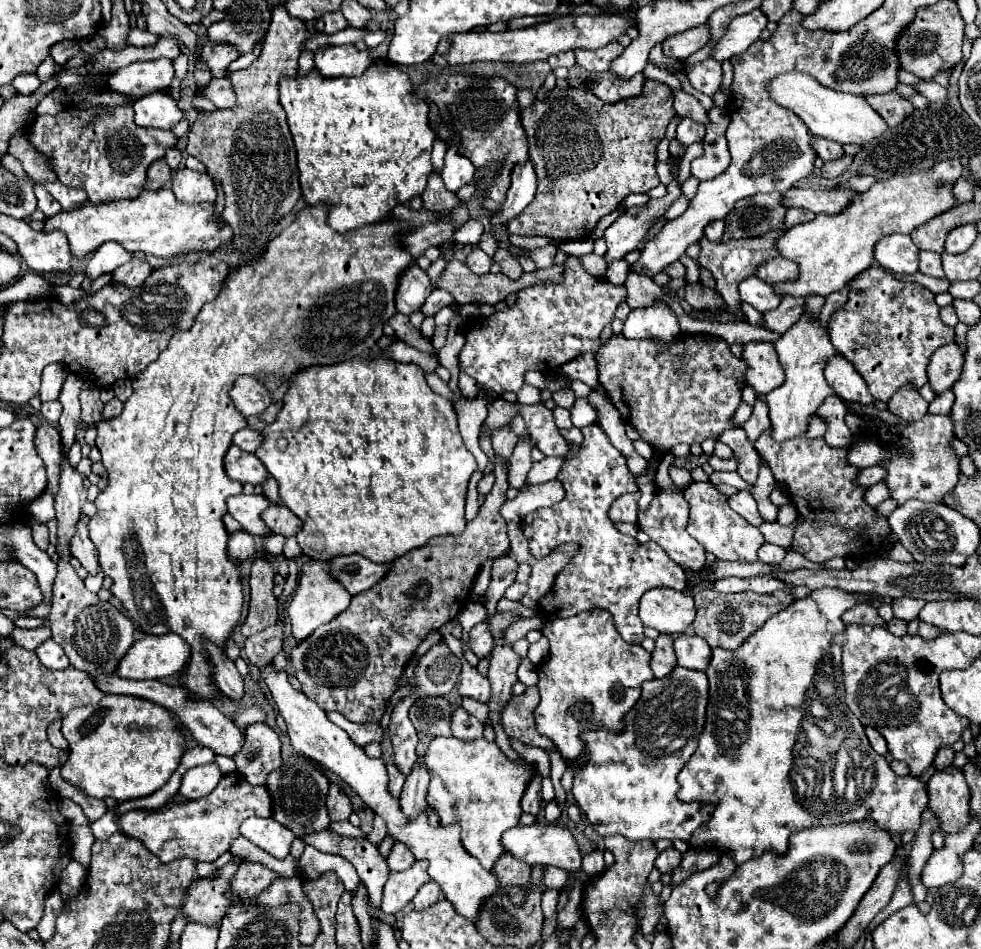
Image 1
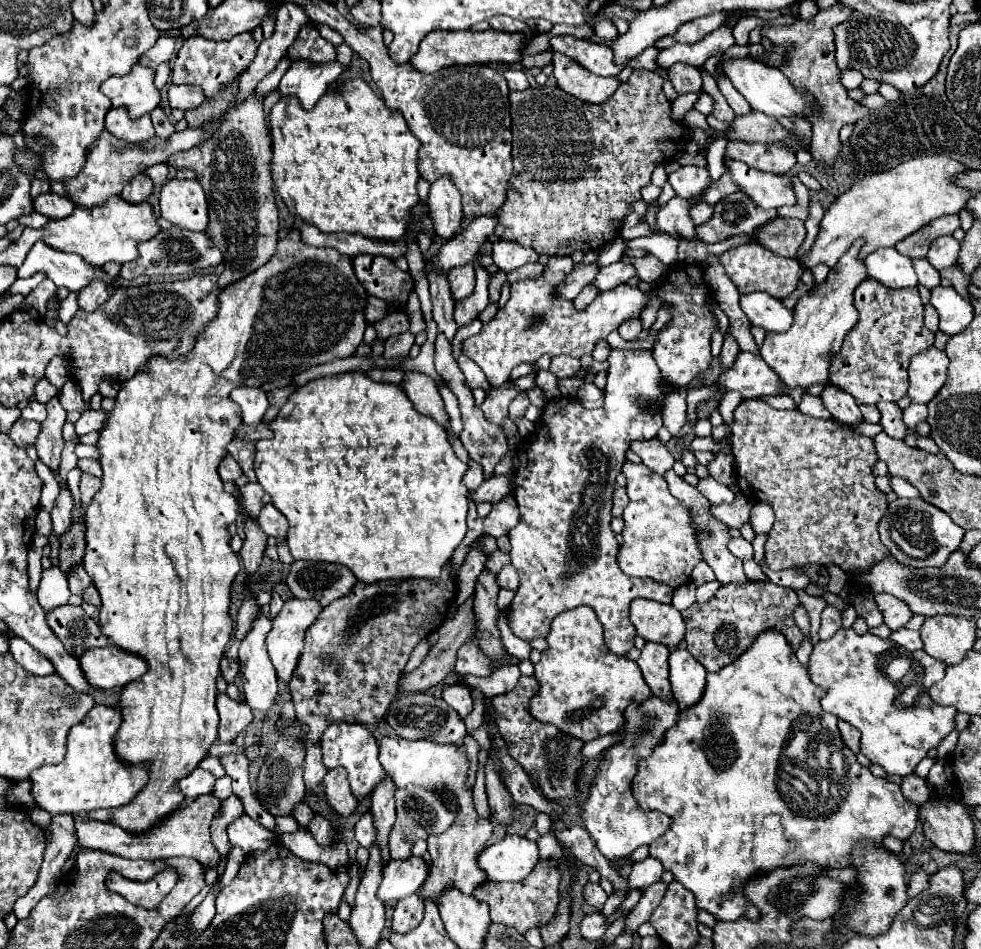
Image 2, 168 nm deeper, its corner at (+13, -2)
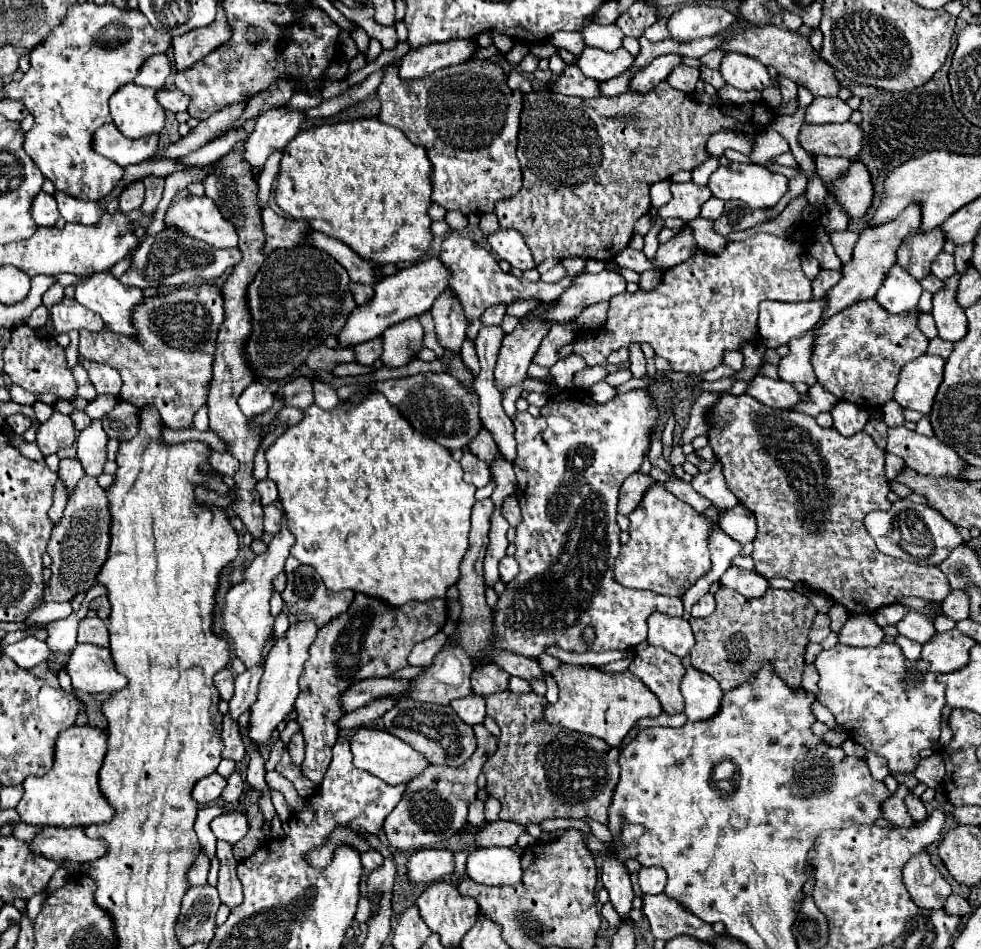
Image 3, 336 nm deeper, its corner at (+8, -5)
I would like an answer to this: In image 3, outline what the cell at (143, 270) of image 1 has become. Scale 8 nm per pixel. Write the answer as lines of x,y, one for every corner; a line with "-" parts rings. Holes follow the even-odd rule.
64,298
60,304
52,308
52,322
56,332
70,332
70,330
92,330
100,332
104,322
92,310
80,306
74,298

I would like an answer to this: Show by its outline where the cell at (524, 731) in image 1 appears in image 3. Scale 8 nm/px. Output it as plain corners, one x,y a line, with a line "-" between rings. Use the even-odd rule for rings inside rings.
496,692
486,696
486,714
492,716
502,736
498,740
498,750
484,764
482,772
486,776
486,790
502,802
500,818
516,824
540,824
548,818
594,818
602,824
608,824
608,806
612,802
612,794
618,782
620,766
618,766
618,748
608,746
604,740
596,736
586,736
564,726
552,726
544,722
542,710
548,700
536,692
514,694
514,692

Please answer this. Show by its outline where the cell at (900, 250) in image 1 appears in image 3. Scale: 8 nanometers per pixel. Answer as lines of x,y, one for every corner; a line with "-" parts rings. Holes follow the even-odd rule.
894,264
888,270
874,298
880,302
880,306
884,306
884,310
892,314
900,314
900,312
916,308
920,294
922,294
920,282
912,278
912,274
904,270
900,264

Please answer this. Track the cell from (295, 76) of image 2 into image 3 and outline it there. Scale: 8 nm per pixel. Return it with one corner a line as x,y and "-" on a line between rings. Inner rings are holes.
286,104
266,110
246,140
246,160
252,164
252,168
256,172
262,172
270,152
274,148
284,150
290,138
298,134
304,120
306,116
302,110
286,110

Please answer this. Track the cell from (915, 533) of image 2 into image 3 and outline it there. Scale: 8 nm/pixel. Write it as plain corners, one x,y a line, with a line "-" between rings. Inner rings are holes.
898,500
890,506
886,512
870,512
864,518
864,526
874,538
876,546
894,558
908,560
908,562
920,562
920,564
940,564
942,560
948,558
948,554
964,544
964,538
956,530
954,524
950,524
938,510
924,506
924,504
914,504
908,500

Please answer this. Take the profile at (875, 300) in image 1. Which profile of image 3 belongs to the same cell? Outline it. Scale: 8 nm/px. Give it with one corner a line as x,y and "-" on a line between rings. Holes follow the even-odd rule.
874,298
860,300
832,316
818,330
812,352
812,366
818,382
838,400
848,400
862,408
882,408
894,398
902,366
922,356
928,348
930,340
920,332
918,316
918,308
902,314
888,314

